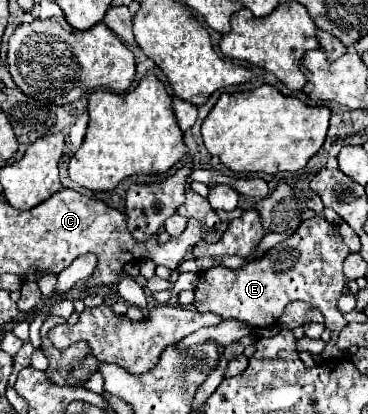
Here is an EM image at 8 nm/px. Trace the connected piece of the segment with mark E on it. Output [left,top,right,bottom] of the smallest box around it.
[192,215,350,331]

